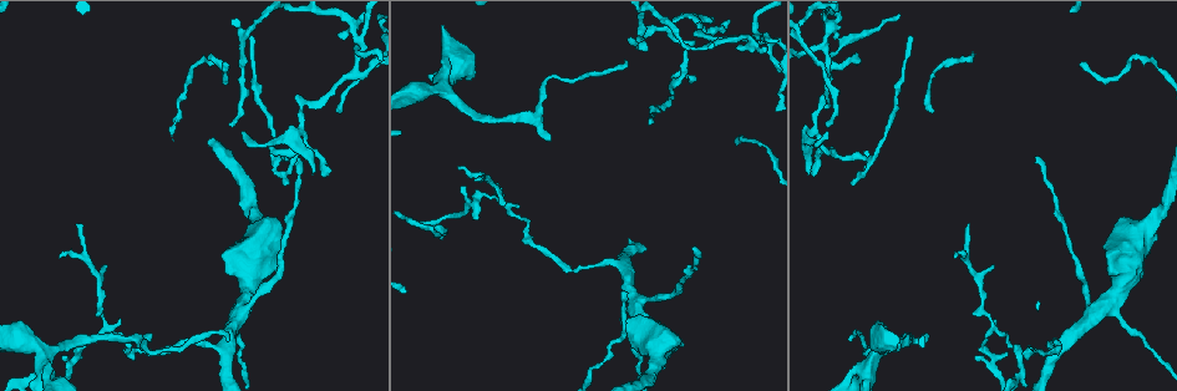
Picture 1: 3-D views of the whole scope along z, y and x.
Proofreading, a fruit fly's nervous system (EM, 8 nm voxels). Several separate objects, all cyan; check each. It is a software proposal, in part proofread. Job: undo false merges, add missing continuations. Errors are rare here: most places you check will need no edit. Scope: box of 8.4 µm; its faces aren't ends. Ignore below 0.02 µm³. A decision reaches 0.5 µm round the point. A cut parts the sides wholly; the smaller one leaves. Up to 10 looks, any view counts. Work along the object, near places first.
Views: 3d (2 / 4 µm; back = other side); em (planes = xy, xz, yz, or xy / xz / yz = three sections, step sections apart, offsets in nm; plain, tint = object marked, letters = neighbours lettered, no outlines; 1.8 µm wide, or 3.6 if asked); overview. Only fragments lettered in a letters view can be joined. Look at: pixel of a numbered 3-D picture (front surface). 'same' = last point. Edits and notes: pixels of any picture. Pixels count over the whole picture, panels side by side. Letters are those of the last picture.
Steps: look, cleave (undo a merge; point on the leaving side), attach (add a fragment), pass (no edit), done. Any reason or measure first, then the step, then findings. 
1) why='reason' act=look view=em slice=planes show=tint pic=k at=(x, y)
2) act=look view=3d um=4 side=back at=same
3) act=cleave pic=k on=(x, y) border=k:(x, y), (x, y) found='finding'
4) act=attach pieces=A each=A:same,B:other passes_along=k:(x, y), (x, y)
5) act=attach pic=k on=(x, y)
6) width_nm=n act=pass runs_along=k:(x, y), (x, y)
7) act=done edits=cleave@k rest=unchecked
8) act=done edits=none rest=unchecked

why='free end' act=look view=em slice=planes show=tint pic=1 at=(1015, 344)

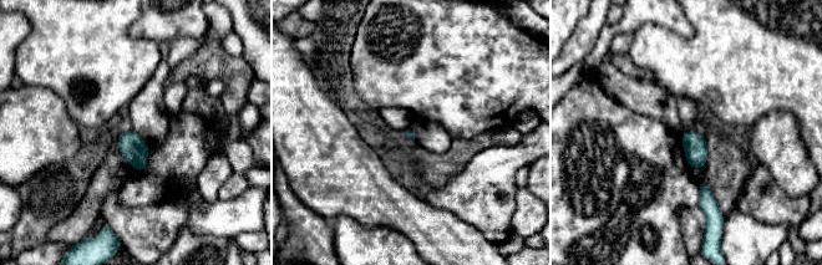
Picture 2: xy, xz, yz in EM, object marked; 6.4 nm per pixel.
why='what lies round it' act=look view=em slice=planes show=letters at=same

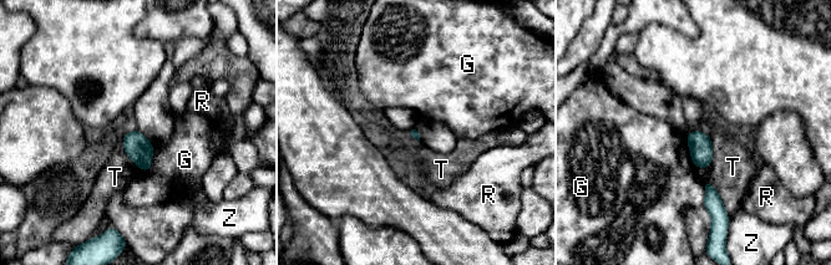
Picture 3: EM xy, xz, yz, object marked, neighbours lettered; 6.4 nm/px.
act=pass each=G:other,R:other,T:other,Z:other border=3:(155, 147), (151, 167), (140, 169) found='none of them fits'

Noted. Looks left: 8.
why='branch stops here' act=look view=em slice=planes show=plain pic=1 at=(149, 334)

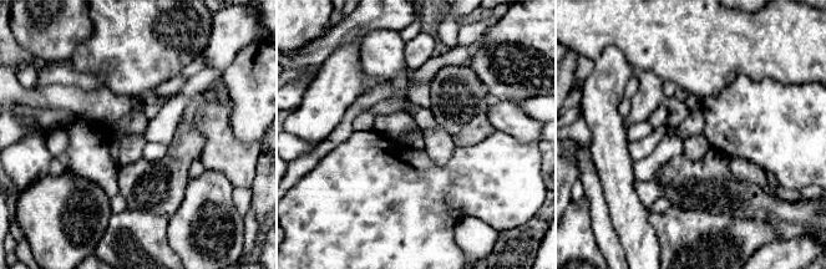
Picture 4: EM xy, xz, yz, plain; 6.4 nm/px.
why='see the neighbours' act=look view=em slice=planes show=letters at=same

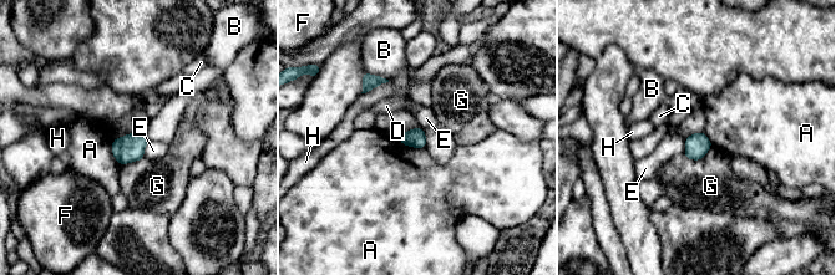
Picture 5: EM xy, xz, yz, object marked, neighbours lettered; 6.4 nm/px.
width_nm=120 act=pass each=A:other,B:other,C:other,D:other,E:other,F:other,G:other,H:other border=5:(396, 139), (405, 144), (425, 148) found='none of them fits'

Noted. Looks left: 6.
why='abrupt turn' act=look view=em slice=xz step=8 show=tint pic=1 at=(710, 31)

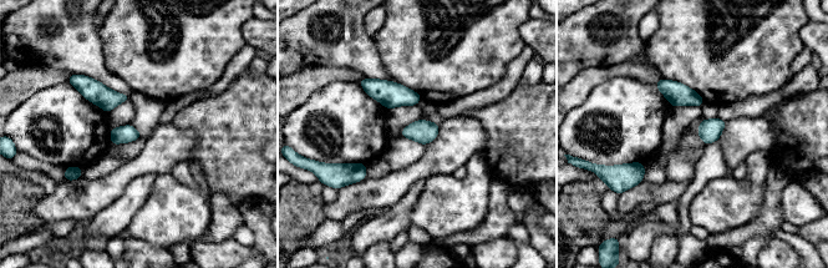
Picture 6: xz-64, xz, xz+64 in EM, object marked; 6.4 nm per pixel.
why='see the neighbours' act=look view=em slice=xz step=8 show=letters at=same

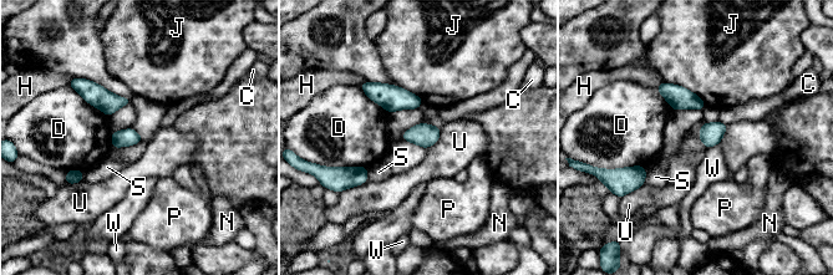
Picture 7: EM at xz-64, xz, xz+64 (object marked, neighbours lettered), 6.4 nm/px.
longest_contact=J:320nm act=pass each=C:other,D:other,H:other,J:other,N:other,P:other,S:other,U:other,W:other border=7:(441, 128), (438, 139), (426, 148) found='continuous, no second neuron'

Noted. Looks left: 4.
why='an open end' act=look view=em slice=planes show=tint pic=1 at=(910, 37)

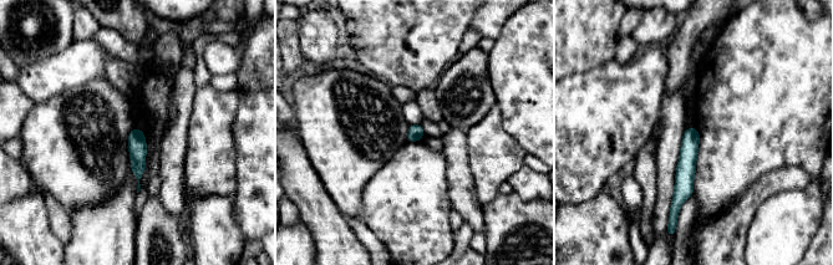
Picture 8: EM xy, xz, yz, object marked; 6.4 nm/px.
act=look view=em slice=planes show=letters at=same

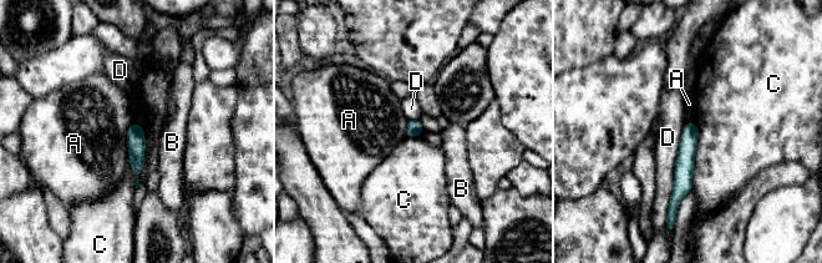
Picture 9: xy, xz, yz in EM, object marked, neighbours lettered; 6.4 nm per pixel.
width_nm=100 act=pass each=A:other,B:other,C:other,D:other border=9:(694, 121), (698, 145), (691, 188) found='no lettered fragment goes on from it'

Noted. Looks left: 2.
act=done edits=none rest=unchecked

